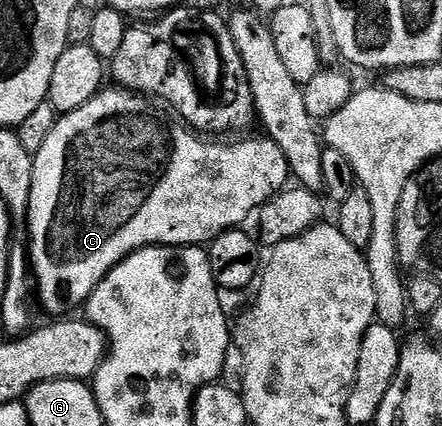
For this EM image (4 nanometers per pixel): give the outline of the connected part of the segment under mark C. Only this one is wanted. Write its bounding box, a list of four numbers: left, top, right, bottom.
[24,88,290,315]

